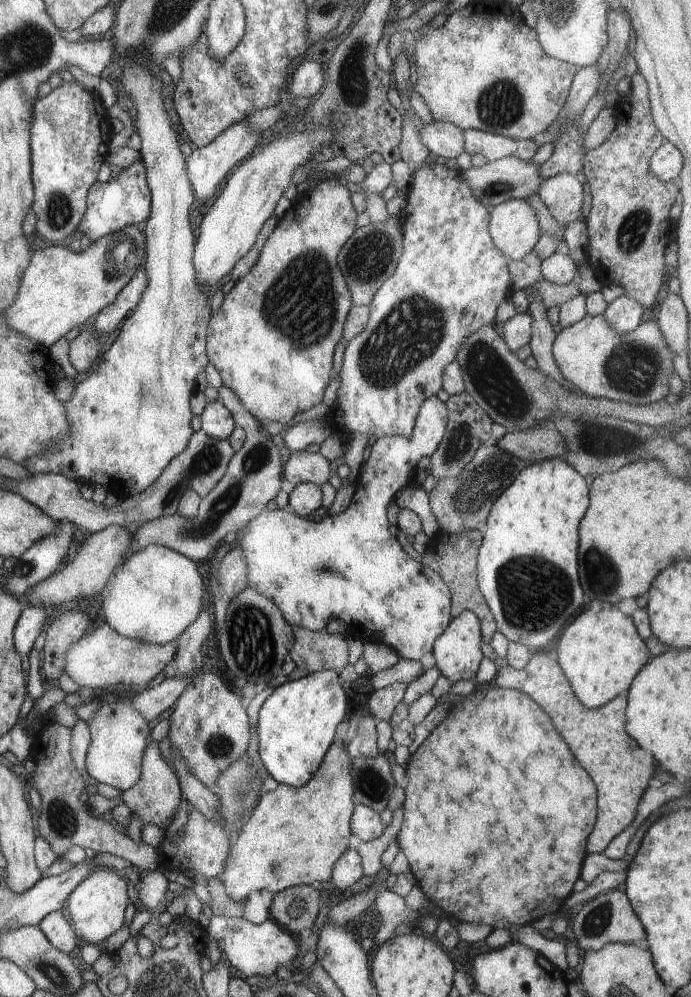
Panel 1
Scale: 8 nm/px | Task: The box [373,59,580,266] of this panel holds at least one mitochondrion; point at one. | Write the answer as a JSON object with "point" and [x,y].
{"point":[502,110]}

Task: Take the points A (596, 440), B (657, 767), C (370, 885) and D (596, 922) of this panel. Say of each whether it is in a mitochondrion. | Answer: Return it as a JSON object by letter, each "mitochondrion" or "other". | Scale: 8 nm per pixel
{"A":"mitochondrion","B":"other","C":"other","D":"mitochondrion"}

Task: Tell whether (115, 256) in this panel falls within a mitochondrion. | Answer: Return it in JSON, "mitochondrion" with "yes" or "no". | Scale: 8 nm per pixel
{"mitochondrion":"yes"}

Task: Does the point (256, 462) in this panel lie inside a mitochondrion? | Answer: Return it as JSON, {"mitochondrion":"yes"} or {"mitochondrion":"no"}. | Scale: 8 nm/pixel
{"mitochondrion":"yes"}

